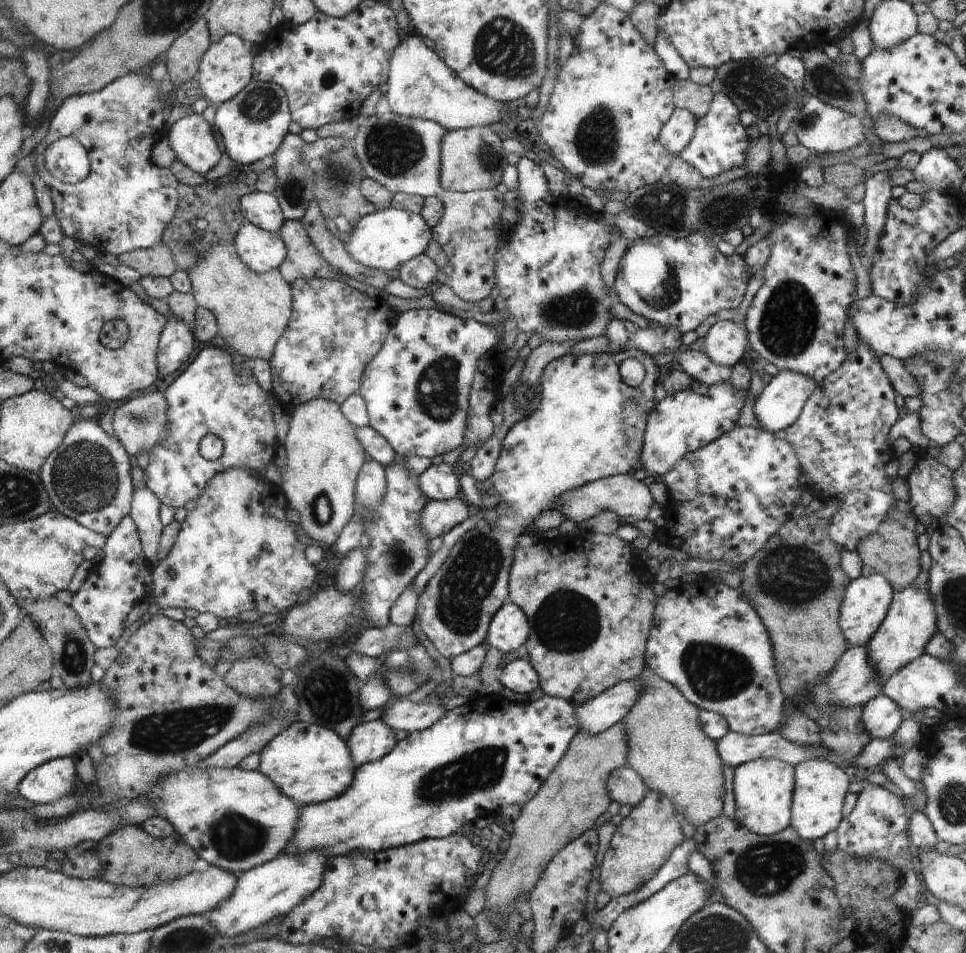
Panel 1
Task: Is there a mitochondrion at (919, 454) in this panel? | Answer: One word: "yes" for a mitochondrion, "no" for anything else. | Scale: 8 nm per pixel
no

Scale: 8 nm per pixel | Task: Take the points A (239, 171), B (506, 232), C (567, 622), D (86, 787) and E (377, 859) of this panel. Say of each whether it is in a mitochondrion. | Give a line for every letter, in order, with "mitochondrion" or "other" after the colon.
A: other
B: other
C: mitochondrion
D: other
E: other

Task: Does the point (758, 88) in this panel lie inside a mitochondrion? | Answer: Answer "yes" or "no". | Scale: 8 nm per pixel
yes

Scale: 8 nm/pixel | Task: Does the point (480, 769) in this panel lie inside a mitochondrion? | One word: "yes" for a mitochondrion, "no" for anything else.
yes

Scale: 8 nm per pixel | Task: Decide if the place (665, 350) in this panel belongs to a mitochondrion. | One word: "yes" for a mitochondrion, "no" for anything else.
no

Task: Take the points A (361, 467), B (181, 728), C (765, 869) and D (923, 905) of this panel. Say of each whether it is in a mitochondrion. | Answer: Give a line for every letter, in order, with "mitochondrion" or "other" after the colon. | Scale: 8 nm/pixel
A: other
B: mitochondrion
C: mitochondrion
D: other

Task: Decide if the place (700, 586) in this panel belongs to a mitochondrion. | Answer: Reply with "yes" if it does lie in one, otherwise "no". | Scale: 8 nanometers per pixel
no

